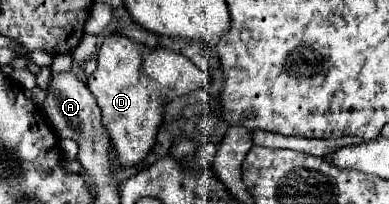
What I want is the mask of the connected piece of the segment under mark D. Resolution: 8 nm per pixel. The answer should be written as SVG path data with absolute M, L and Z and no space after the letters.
M111 34L105 38L97 56L97 70L89 76L89 90L101 108L101 122L109 132L111 146L117 154L119 168L131 168L145 160L145 156L155 146L155 136L161 124L165 104L177 96L187 96L189 92L207 90L211 84L211 74L197 68L189 58L175 54L167 48L155 50L139 46L121 34Z

